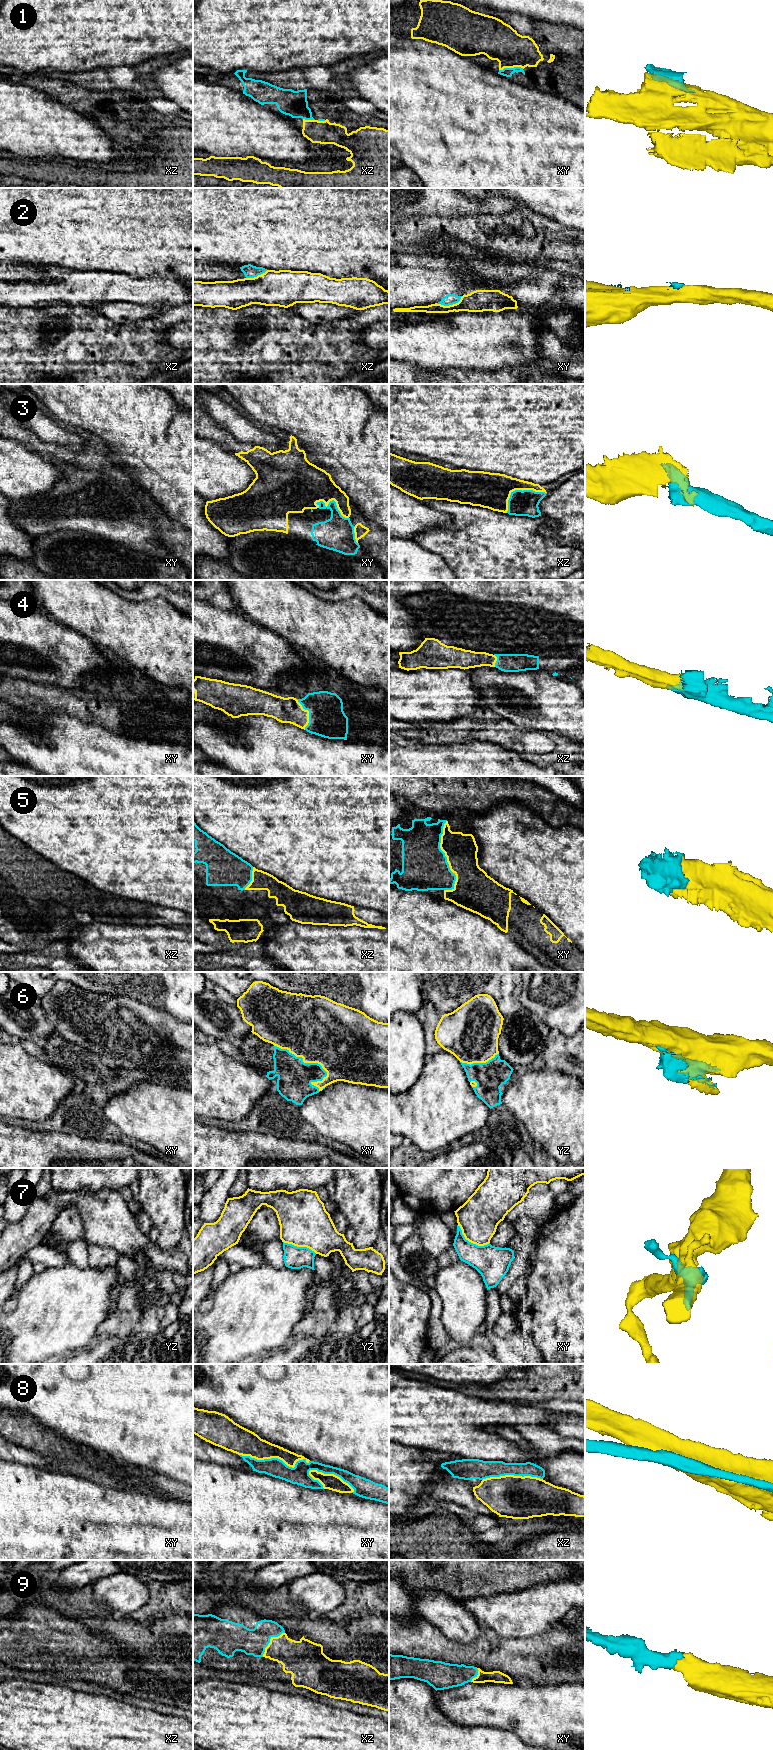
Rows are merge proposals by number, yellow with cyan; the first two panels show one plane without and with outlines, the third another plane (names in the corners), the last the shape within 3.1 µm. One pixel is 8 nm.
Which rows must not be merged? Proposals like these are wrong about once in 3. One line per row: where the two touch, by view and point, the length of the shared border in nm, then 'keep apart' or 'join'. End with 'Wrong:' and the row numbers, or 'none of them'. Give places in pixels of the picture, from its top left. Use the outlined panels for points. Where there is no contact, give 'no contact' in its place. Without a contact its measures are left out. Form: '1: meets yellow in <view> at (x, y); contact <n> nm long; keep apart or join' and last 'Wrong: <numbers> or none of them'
1: meets yellow in xy at (511, 67); contact 200 nm long; keep apart
2: meets yellow in xy at (449, 305); contact 220 nm long; keep apart
3: meets yellow in xz at (519, 489); contact 360 nm long; join
4: meets yellow in xy at (308, 714); contact 260 nm long; join
5: meets yellow in xy at (445, 855); contact 550 nm long; join
6: meets yellow in xy at (314, 1062); contact 500 nm long; keep apart
7: meets yellow in xy at (471, 1242); contact 300 nm long; keep apart
8: meets yellow in xy at (275, 1457); contact 550 nm long; keep apart
9: meets yellow in xz at (270, 1641); contact 260 nm long; join
Wrong: 1, 2, 6, 7, 8

